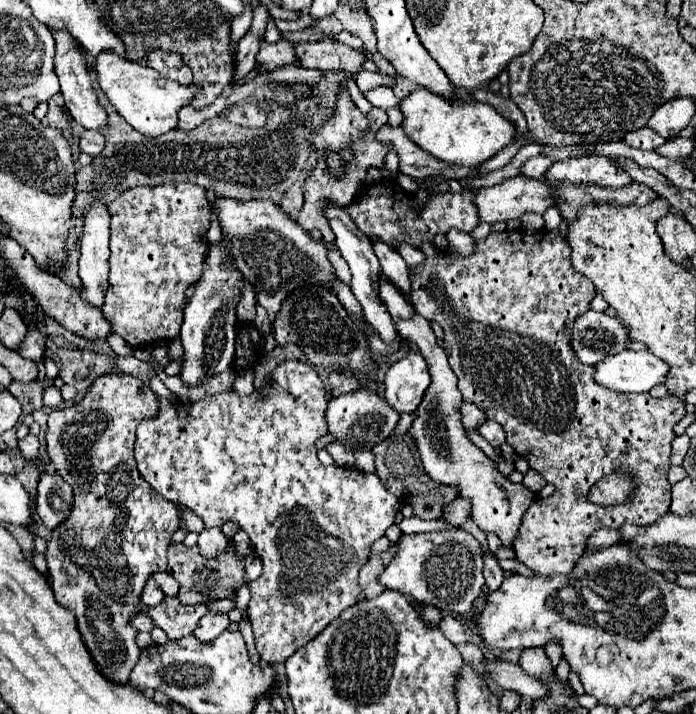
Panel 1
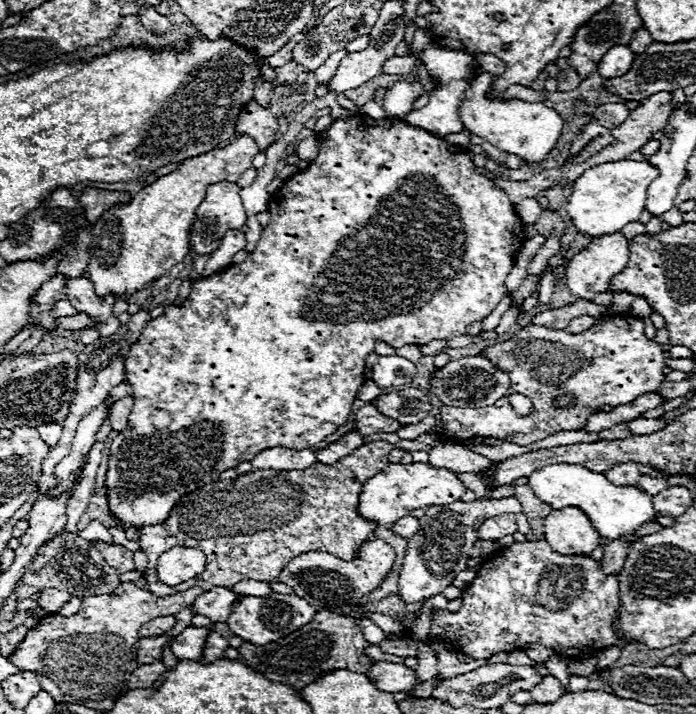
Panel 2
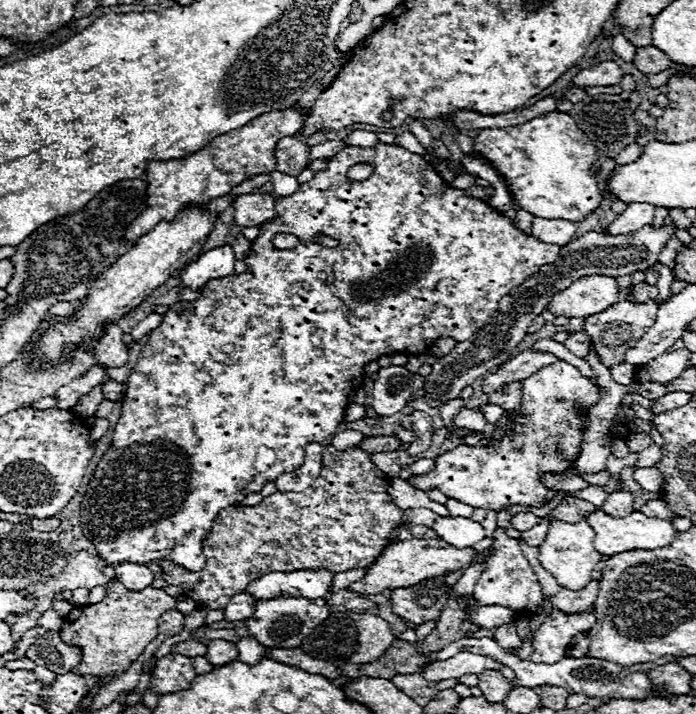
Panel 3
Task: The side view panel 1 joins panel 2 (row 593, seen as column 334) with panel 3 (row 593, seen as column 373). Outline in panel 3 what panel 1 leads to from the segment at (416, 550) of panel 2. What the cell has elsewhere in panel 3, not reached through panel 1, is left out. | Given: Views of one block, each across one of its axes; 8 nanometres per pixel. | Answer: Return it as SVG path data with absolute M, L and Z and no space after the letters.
M446 576L428 578L416 586L394 588L390 592L390 606L398 616L418 626L440 616L440 610L448 600L448 590L450 586L446 586Z

